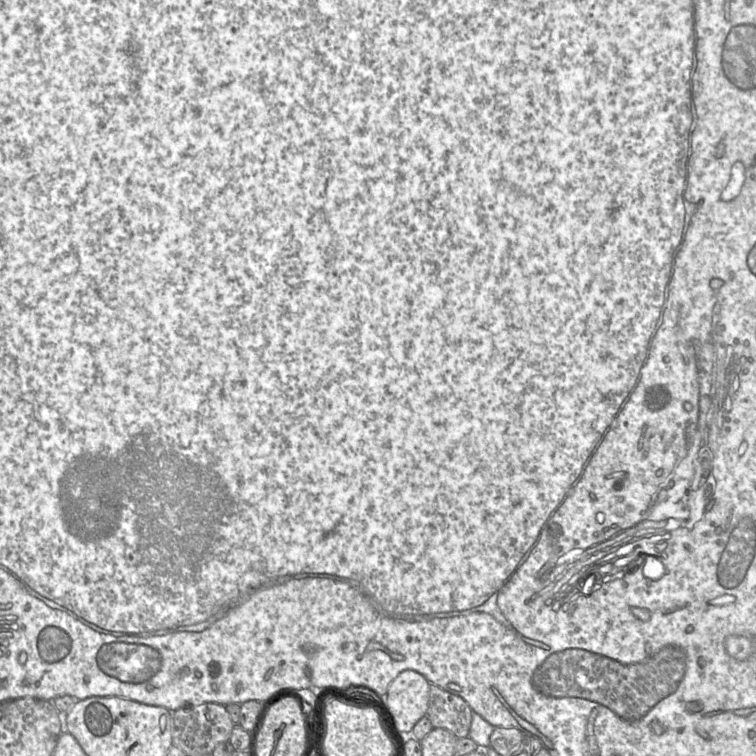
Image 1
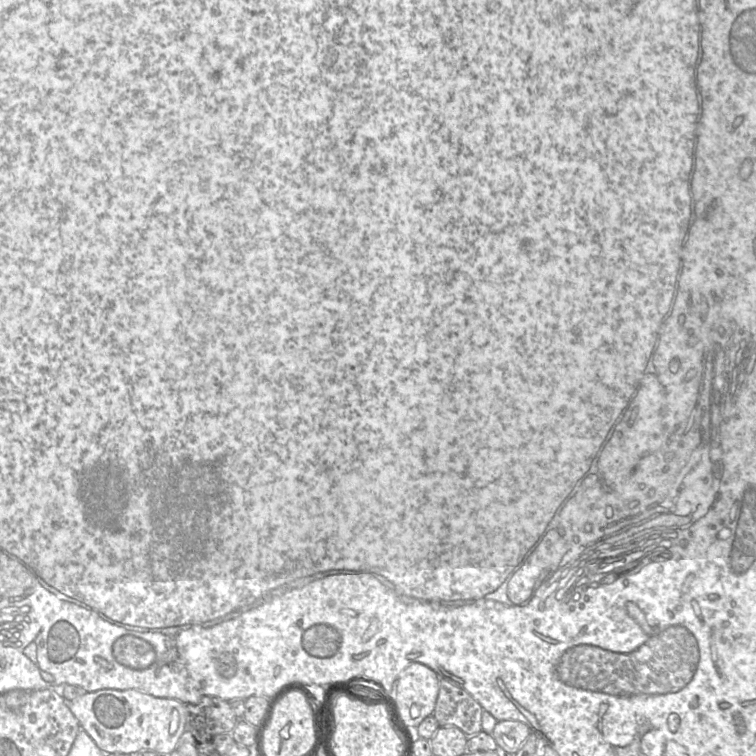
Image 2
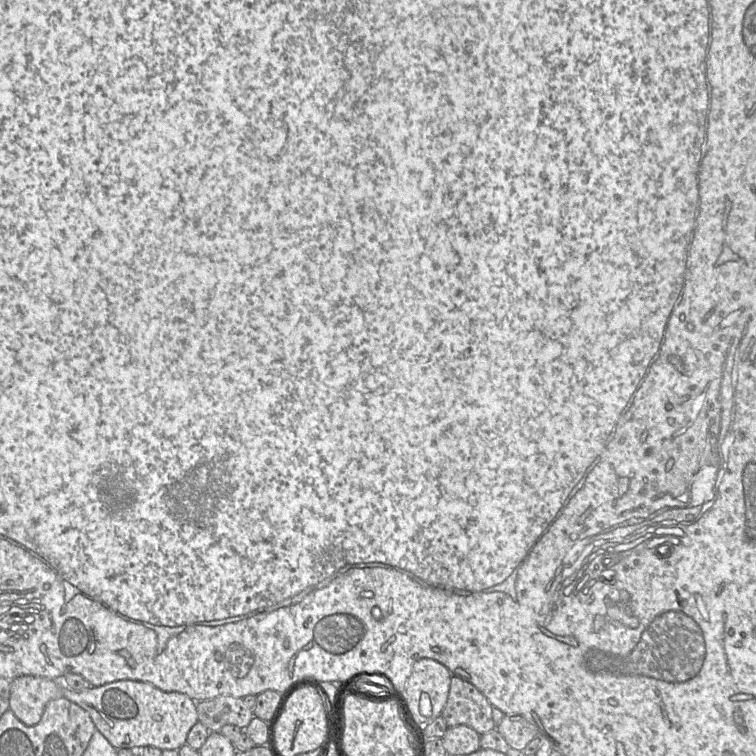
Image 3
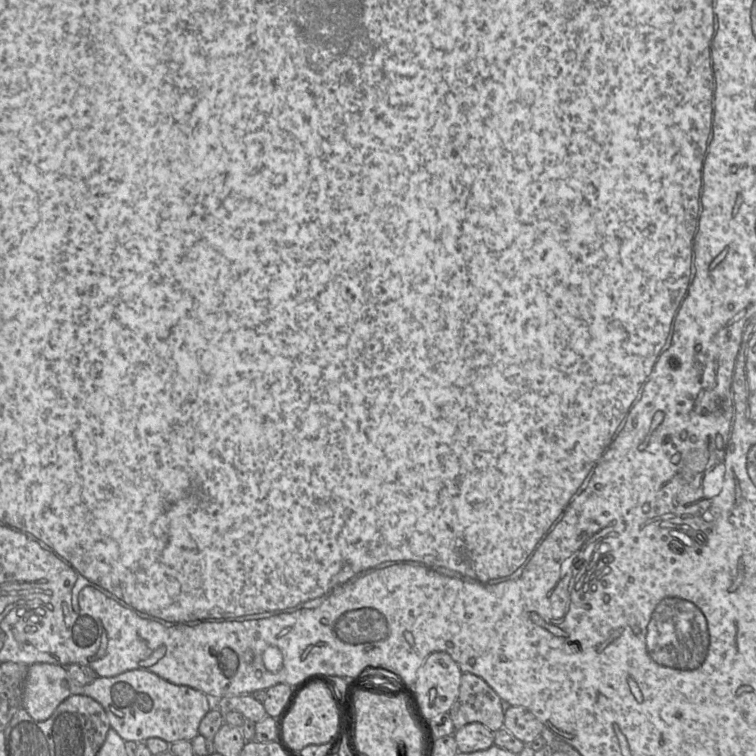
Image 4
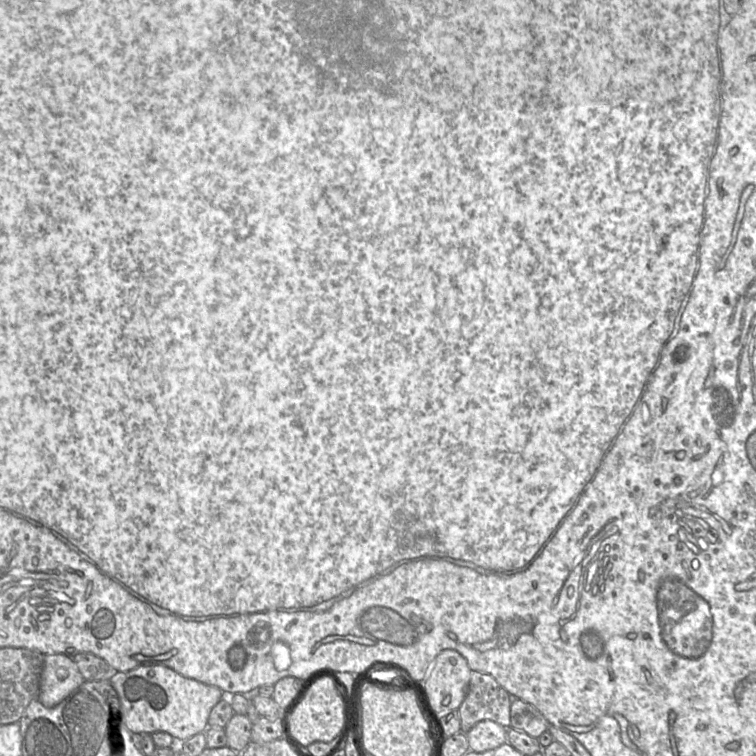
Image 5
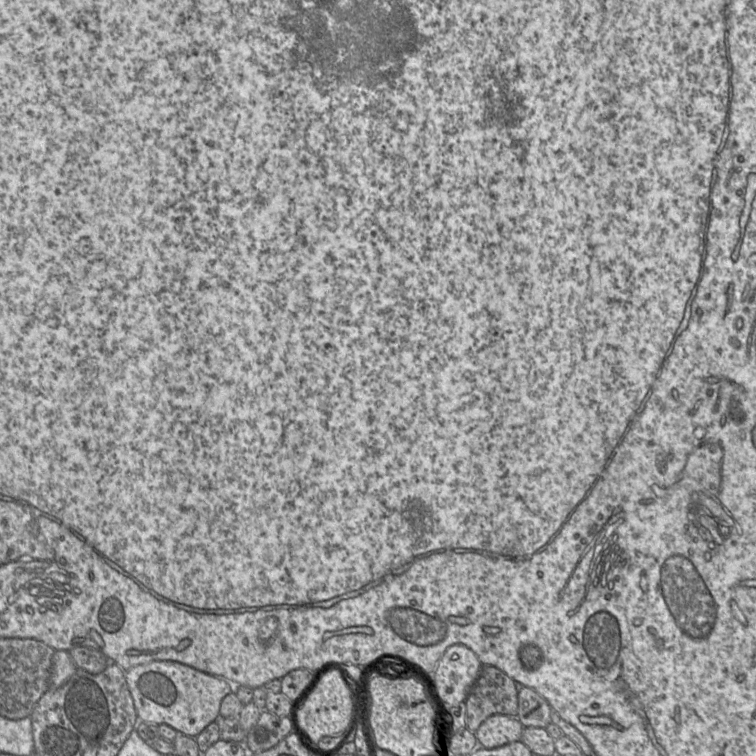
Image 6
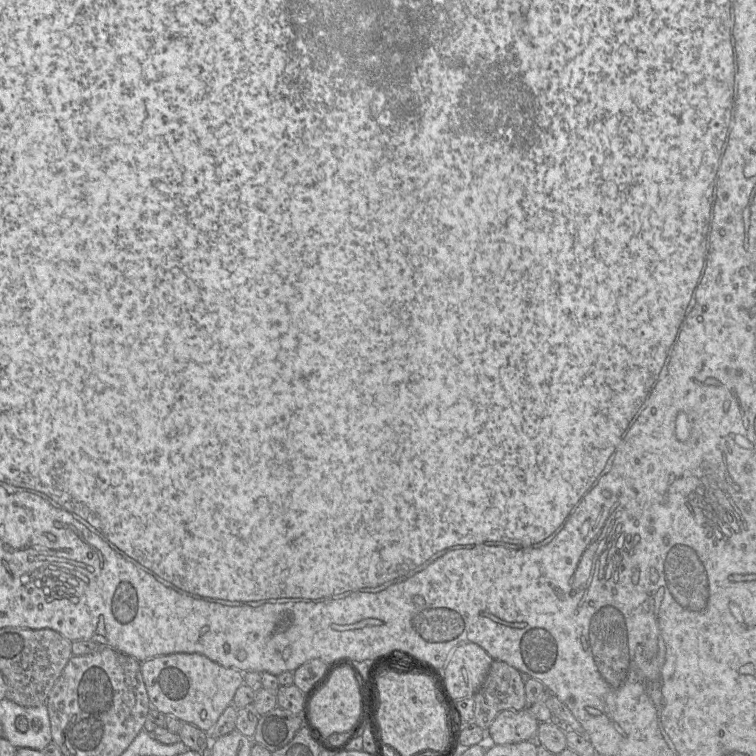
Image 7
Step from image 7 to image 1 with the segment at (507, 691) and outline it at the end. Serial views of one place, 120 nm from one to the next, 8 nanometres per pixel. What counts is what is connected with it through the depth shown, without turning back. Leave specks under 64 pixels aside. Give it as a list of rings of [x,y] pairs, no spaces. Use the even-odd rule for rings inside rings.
[[[430,684],[427,717],[434,728],[445,728],[457,736],[468,737],[473,710],[459,695]]]

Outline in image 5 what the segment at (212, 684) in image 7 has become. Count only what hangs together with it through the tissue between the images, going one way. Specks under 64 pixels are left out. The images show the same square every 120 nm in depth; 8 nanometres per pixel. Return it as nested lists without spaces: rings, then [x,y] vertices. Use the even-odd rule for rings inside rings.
[[[142,665],[128,671],[114,671],[109,681],[115,689],[126,726],[133,731],[167,732],[176,742],[204,732],[213,707],[226,695],[214,685],[185,677],[164,665]]]

